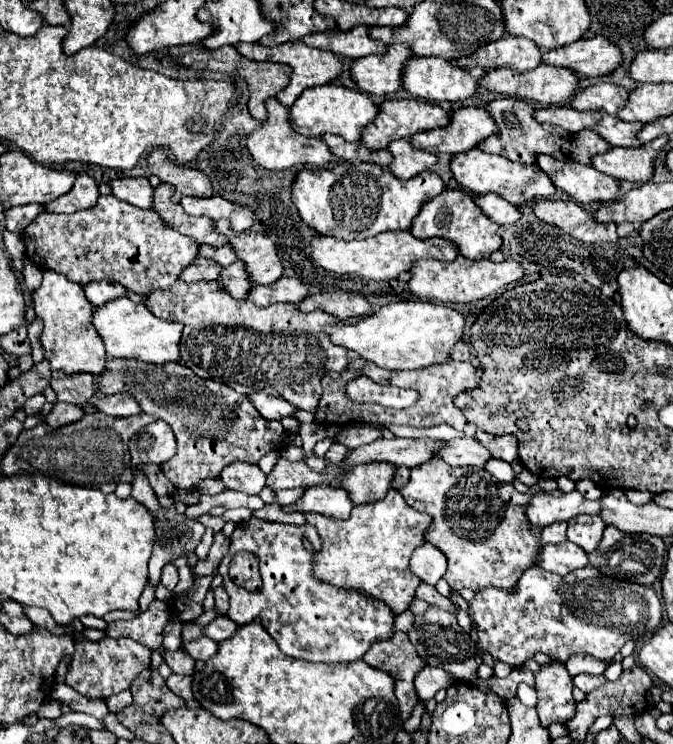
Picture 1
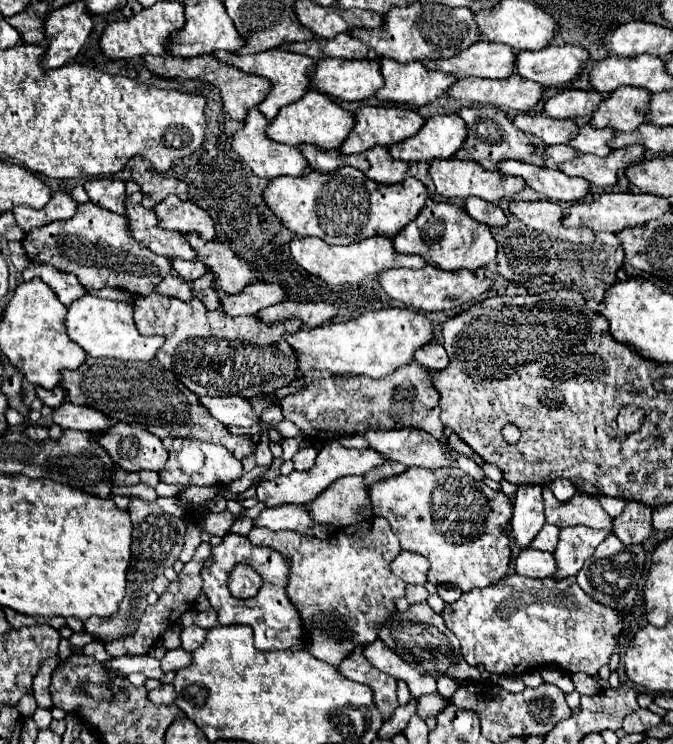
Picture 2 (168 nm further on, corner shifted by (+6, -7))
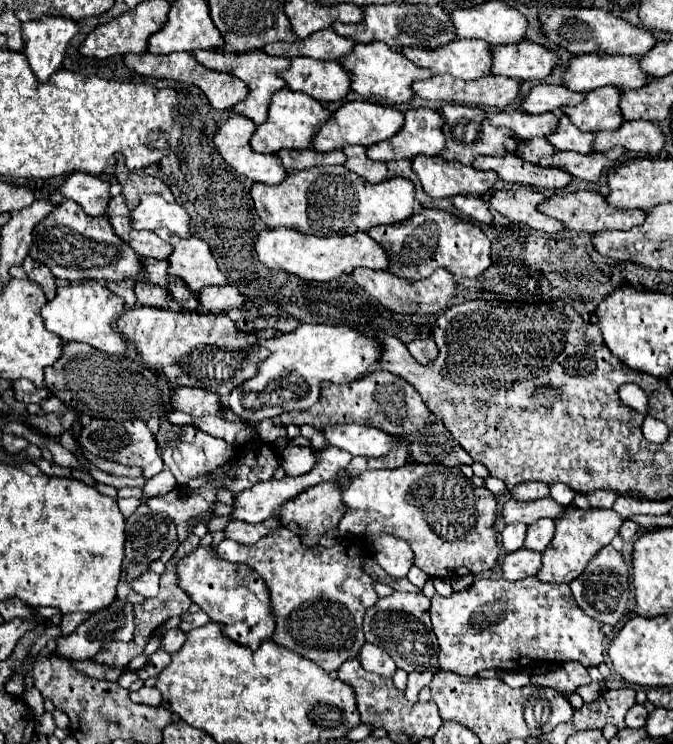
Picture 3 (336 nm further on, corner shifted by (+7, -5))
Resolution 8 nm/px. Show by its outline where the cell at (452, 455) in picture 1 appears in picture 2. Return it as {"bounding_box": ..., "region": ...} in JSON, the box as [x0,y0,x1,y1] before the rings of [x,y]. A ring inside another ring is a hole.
{"bounding_box":[365,428,453,468],"region":[[[417,428],[403,430],[369,430],[365,432],[369,446],[377,452],[385,454],[393,462],[401,462],[405,466],[423,466],[423,468],[443,468],[453,466],[453,456],[447,444],[437,438],[421,432]]]}

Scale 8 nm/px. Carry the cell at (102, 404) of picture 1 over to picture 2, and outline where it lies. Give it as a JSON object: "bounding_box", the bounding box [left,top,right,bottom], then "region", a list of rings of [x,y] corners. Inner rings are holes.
{"bounding_box":[53,402,115,432],"region":[[[63,402],[59,408],[53,412],[55,424],[61,428],[71,428],[71,430],[89,430],[89,432],[99,432],[103,428],[111,428],[115,424],[113,418],[109,418],[103,412],[97,412],[95,408],[85,408],[77,406],[73,402]]]}

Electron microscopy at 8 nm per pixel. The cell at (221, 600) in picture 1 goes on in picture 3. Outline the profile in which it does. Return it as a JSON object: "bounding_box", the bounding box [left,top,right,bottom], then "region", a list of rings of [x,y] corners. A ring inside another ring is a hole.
{"bounding_box":[178,612,208,632],"region":[[[186,612],[186,614],[182,614],[182,620],[180,620],[178,628],[180,628],[180,630],[184,630],[184,632],[188,632],[188,630],[192,630],[192,628],[204,626],[206,622],[208,622],[208,616],[206,616],[204,612],[196,612],[196,614]]]}

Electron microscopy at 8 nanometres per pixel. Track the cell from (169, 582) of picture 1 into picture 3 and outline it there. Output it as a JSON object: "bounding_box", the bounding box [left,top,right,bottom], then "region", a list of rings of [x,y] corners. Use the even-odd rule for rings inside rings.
{"bounding_box":[130,572,158,598],"region":[[[146,572],[146,574],[142,574],[142,576],[138,576],[138,578],[134,578],[132,582],[130,582],[130,586],[132,586],[132,590],[136,592],[136,594],[140,594],[140,596],[144,596],[144,598],[152,598],[152,596],[156,596],[158,594],[158,574],[154,574],[154,572]]]}

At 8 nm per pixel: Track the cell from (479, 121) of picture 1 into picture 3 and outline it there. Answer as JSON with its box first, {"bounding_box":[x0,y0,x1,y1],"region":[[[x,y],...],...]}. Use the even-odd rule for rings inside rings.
{"bounding_box":[366,108,444,162],"region":[[[428,108],[408,110],[404,114],[404,126],[390,140],[376,142],[366,150],[370,160],[390,162],[390,160],[412,160],[414,156],[426,154],[436,156],[444,148],[444,134],[440,126],[444,124],[442,116]]]}

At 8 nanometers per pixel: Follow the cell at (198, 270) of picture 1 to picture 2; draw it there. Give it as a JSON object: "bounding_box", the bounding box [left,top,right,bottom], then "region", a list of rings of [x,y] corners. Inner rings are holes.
{"bounding_box":[157,276,193,302],"region":[[[167,276],[157,286],[157,292],[163,294],[163,296],[175,296],[175,298],[179,298],[183,302],[189,302],[193,298],[191,282],[185,280],[185,278],[181,278],[181,276]]]}

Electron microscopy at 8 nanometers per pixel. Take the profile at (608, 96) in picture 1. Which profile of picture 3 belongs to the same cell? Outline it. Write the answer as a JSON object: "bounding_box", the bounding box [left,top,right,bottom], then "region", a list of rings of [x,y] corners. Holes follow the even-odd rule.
{"bounding_box":[520,84,584,114],"region":[[[536,84],[520,102],[520,108],[530,114],[560,112],[564,106],[576,106],[584,100],[584,94],[572,92],[566,86]]]}

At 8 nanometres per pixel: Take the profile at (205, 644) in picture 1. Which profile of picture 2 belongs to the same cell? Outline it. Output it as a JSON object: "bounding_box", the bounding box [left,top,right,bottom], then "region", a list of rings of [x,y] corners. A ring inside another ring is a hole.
{"bounding_box":[161,648,191,672],"region":[[[177,648],[177,650],[169,650],[163,660],[161,660],[161,668],[165,672],[169,670],[181,670],[181,668],[187,668],[191,664],[191,654],[189,652],[183,652],[183,648]]]}

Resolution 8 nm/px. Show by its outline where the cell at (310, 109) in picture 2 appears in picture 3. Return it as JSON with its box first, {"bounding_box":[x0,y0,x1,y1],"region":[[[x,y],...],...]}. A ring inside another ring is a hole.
{"bounding_box":[250,88,330,154],"region":[[[288,88],[276,92],[272,96],[270,108],[268,108],[268,118],[264,124],[260,124],[250,138],[250,146],[254,152],[264,152],[264,154],[276,154],[278,150],[304,150],[312,146],[312,136],[314,132],[330,118],[330,112],[314,98],[310,98],[304,92],[292,92]]]}

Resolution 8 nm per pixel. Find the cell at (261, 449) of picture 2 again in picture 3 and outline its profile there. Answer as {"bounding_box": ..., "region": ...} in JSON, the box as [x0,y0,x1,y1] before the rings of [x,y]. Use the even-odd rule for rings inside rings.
{"bounding_box":[228,324,380,426],"region":[[[300,324],[288,334],[260,340],[258,346],[268,348],[270,356],[258,364],[256,376],[236,386],[228,398],[232,412],[252,426],[262,418],[280,416],[282,410],[308,410],[320,398],[322,382],[348,384],[366,374],[380,358],[380,344],[350,326]]]}

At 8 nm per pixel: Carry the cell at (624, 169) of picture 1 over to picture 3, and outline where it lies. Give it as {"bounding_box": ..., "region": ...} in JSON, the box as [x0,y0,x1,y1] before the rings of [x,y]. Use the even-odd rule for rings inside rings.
{"bounding_box":[540,152,606,182],"region":[[[556,152],[552,156],[540,158],[540,166],[550,166],[550,168],[560,168],[576,178],[588,180],[588,182],[598,182],[602,176],[602,170],[606,166],[606,156],[592,152],[592,154],[576,154],[576,152]]]}

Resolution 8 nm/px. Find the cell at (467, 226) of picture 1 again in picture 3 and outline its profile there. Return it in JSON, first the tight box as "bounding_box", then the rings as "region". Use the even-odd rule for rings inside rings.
{"bounding_box":[368,210,490,280],"region":[[[422,210],[406,222],[390,224],[390,226],[374,226],[368,230],[370,238],[374,238],[388,254],[390,264],[388,272],[406,280],[422,280],[428,278],[436,268],[444,268],[454,276],[476,278],[484,270],[490,268],[490,240],[486,234],[472,222],[464,222],[442,210]]]}

